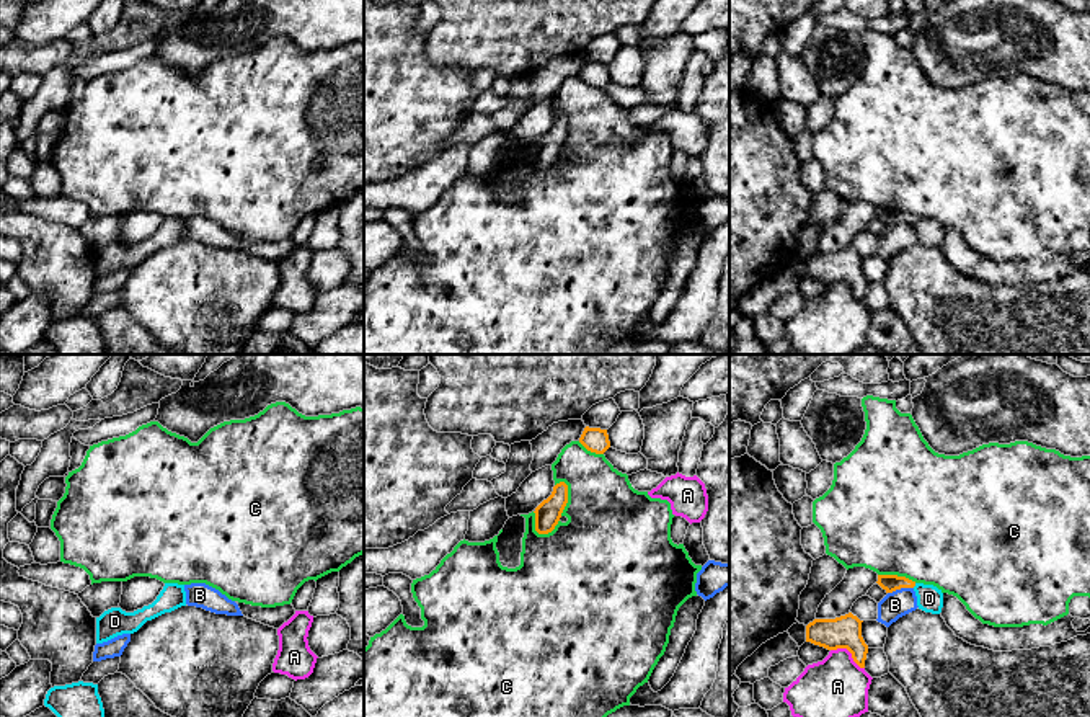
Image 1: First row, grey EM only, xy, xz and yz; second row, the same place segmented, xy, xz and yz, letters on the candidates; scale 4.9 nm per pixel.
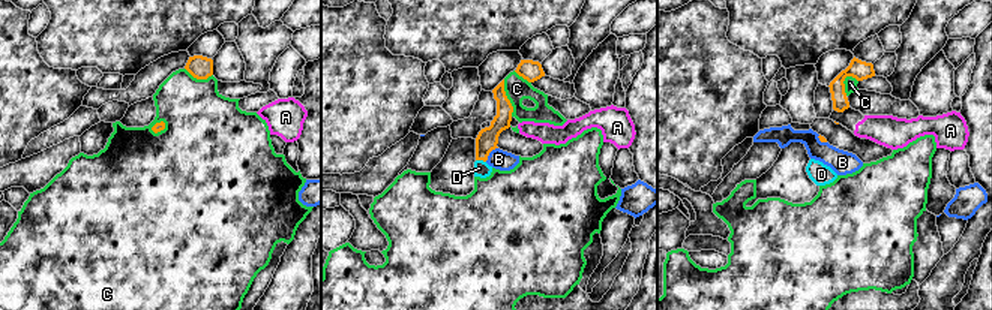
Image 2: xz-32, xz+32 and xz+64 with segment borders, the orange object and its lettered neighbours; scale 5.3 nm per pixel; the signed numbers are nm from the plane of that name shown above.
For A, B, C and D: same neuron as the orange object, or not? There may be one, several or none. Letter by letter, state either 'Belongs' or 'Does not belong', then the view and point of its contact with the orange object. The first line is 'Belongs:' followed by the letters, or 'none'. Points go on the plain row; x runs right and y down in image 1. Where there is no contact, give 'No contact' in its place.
Belongs: D
A: Does not belong. Touches orange at yz (849, 285)
B: Does not belong. Touches orange at yz (899, 222)
C: Does not belong. Touches orange at xz (539, 167)
D: Belongs. Touches orange at yz (914, 219)

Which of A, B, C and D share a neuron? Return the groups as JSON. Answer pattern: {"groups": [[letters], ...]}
{"groups": [["A"], ["B"], ["C"], ["D"]]}

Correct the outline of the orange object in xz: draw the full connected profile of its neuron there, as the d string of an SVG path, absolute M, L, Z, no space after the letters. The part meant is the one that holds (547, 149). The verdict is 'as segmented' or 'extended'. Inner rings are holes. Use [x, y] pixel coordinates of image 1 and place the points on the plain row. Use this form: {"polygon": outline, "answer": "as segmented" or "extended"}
{"polygon": "M560 116L553 121L552 129L535 142L535 165L548 168L558 158L561 147L568 137L568 119Z", "answer": "as segmented"}

